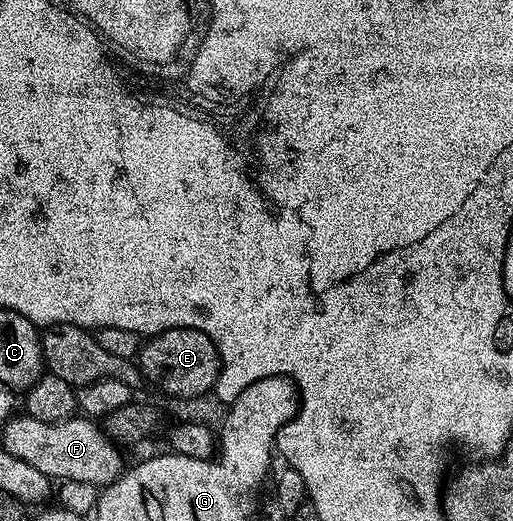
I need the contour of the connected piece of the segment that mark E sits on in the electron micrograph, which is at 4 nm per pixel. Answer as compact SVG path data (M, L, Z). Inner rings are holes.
M170 328L156 332L140 347L137 353L137 367L144 381L156 384L171 396L191 400L212 391L219 376L219 351L203 332L192 328Z

